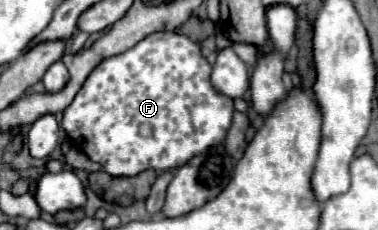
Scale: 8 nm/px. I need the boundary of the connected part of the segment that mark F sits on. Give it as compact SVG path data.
M156 32L156 34L150 34L146 36L142 42L138 42L134 48L118 54L118 56L112 56L112 58L106 58L102 60L94 70L92 74L86 78L84 86L80 88L80 92L76 94L74 102L64 110L64 118L62 118L62 128L66 130L72 146L76 146L78 150L82 150L92 162L98 162L104 172L108 172L110 176L138 176L140 172L152 168L152 170L174 170L174 168L180 168L182 164L186 164L190 158L206 152L210 146L216 146L220 142L224 142L224 136L230 128L230 122L232 122L232 112L234 112L234 106L232 106L232 98L228 96L222 96L218 94L212 84L210 84L210 72L212 72L212 66L208 64L208 60L202 56L200 52L200 44L192 42L188 36L182 36L178 32Z

